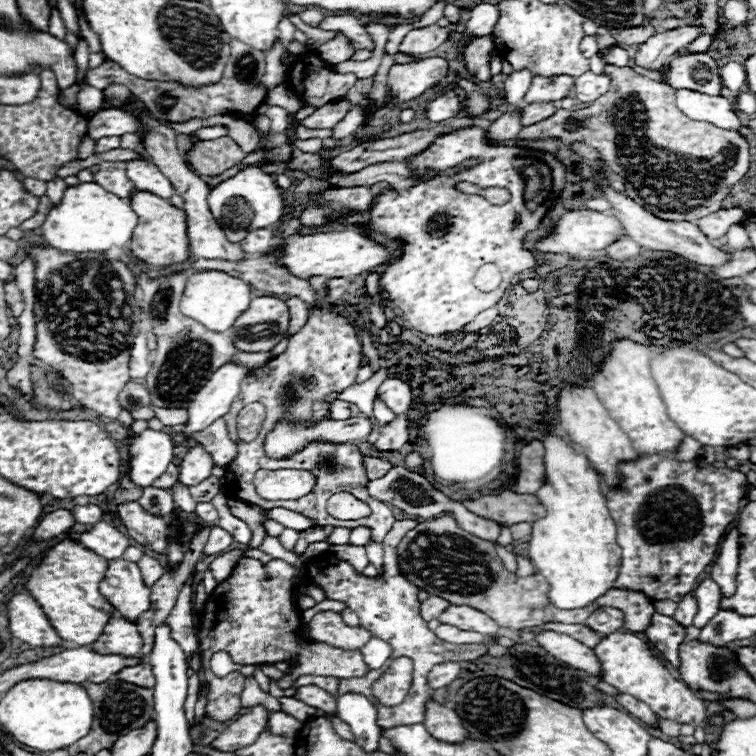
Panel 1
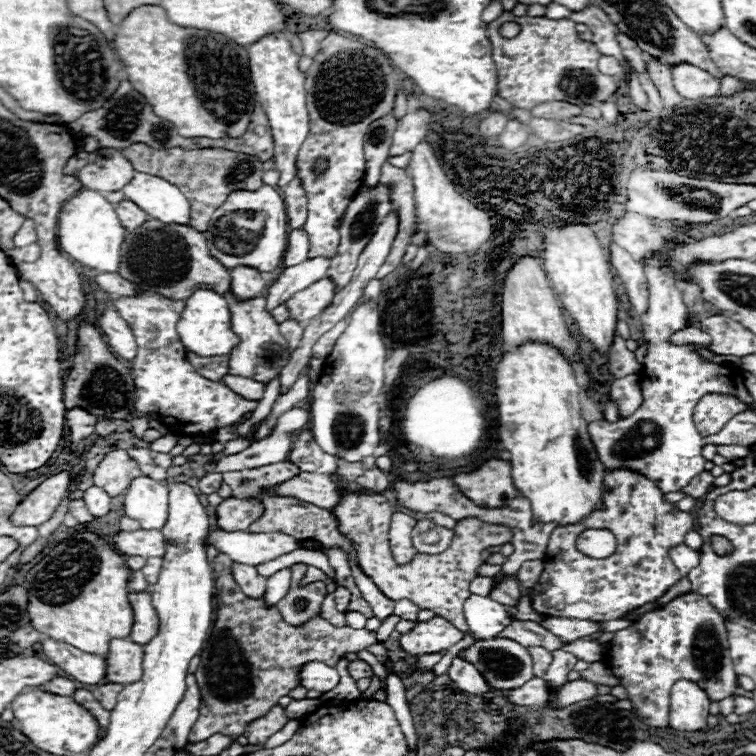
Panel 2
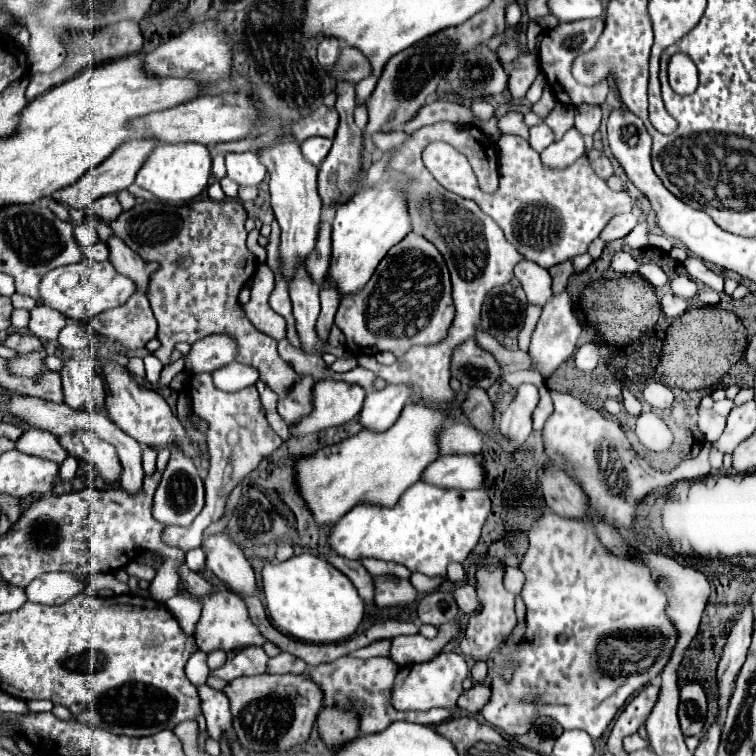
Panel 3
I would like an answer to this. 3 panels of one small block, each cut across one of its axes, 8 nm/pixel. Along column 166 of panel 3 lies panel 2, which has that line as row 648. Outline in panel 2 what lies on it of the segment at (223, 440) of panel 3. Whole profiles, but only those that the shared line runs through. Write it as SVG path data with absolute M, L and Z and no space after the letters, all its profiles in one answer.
M532 646L532 648L528 648L528 652L530 652L532 662L534 662L534 674L544 676L548 666L552 664L552 654L548 650L544 650L542 646Z

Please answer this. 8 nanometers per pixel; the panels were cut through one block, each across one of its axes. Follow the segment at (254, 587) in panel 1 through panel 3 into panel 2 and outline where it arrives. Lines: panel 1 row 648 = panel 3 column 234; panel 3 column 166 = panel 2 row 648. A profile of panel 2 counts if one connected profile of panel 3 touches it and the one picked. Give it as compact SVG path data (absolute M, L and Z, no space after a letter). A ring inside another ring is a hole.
M218 554L212 562L216 568L216 622L212 636L228 638L208 638L204 650L200 652L200 666L196 670L196 682L200 686L202 704L200 716L226 716L226 718L198 718L188 742L202 742L212 734L224 734L236 740L244 734L248 722L264 716L272 706L278 704L282 696L300 686L300 670L308 662L324 662L336 666L338 660L348 652L358 652L370 644L378 644L376 632L336 628L322 616L314 616L300 626L284 622L278 606L266 606L263 598L248 598L230 574L232 560L226 554ZM246 668L246 670L228 670ZM228 716L252 716L252 718L228 718Z

